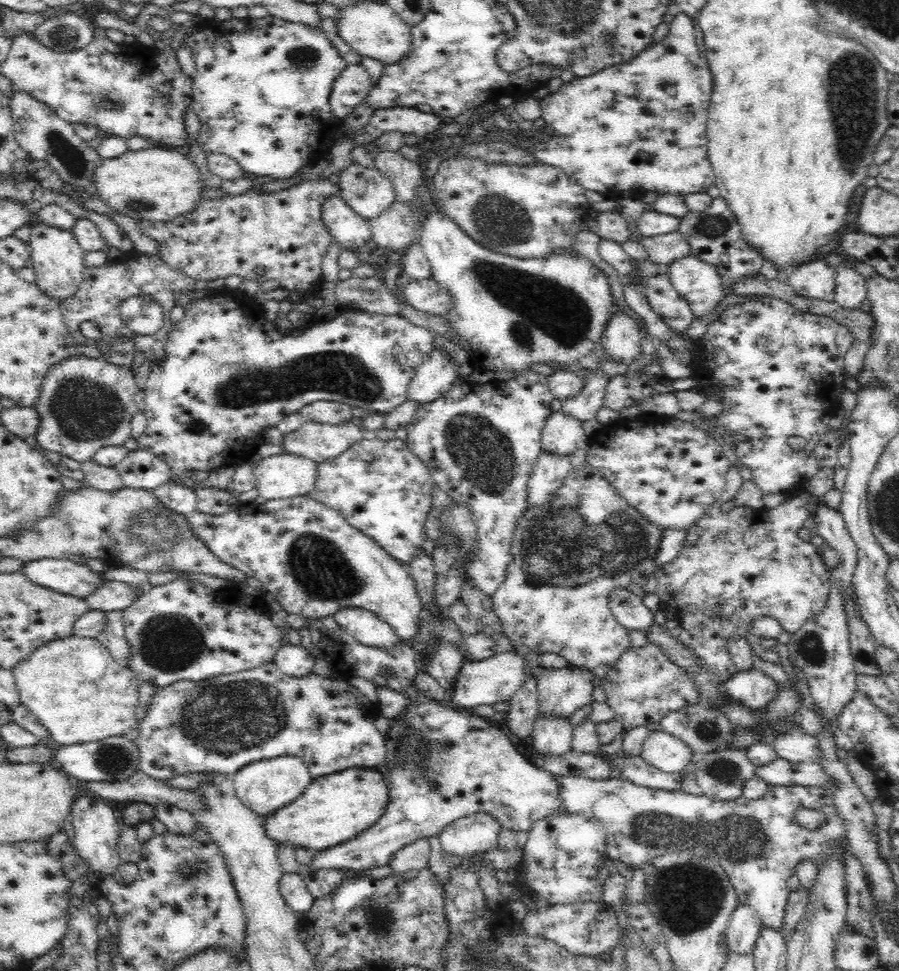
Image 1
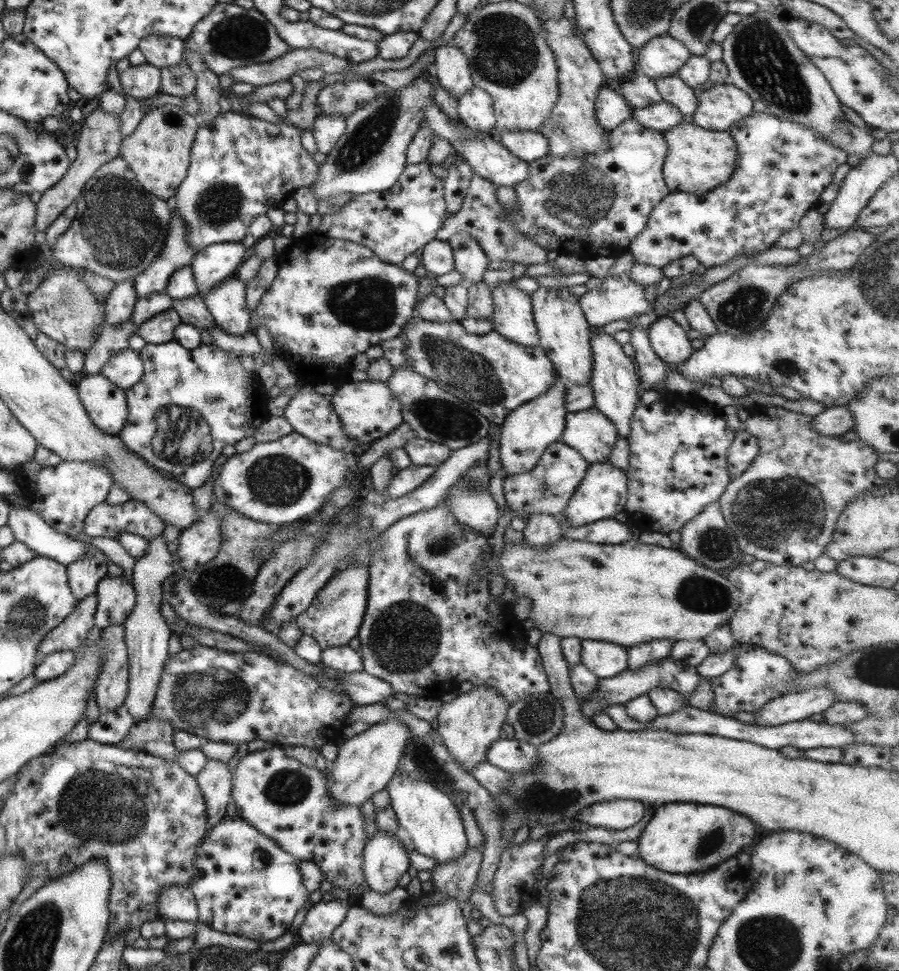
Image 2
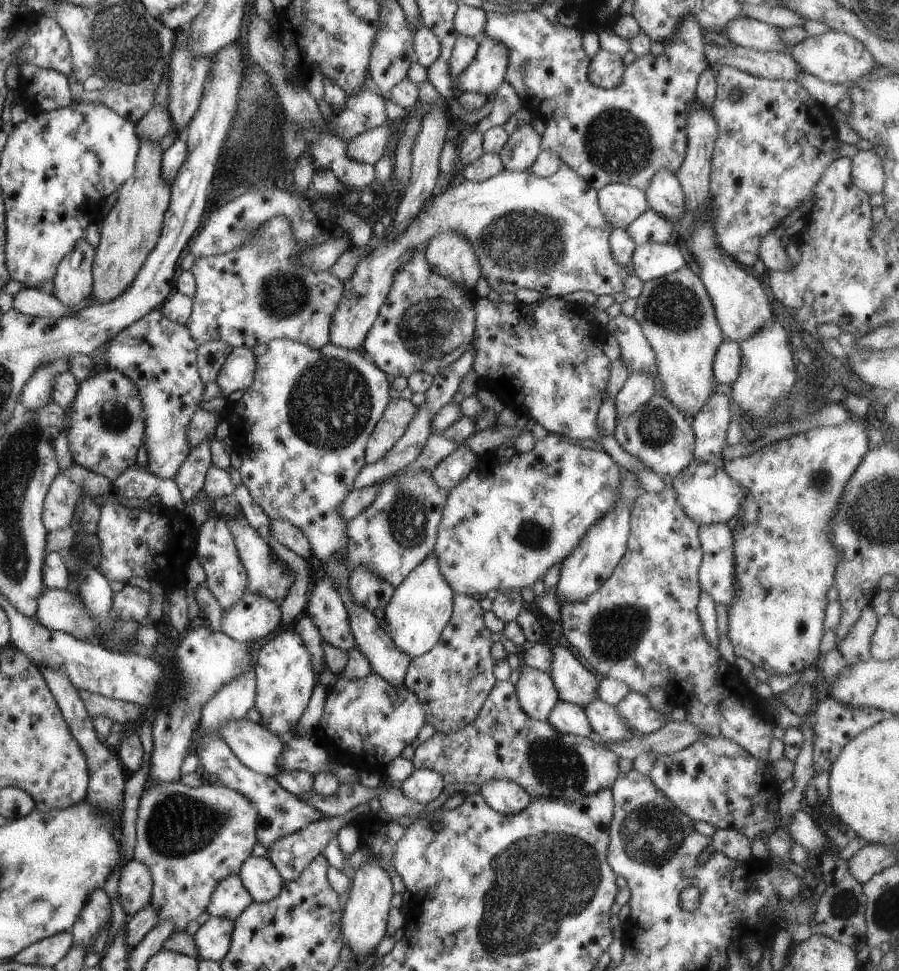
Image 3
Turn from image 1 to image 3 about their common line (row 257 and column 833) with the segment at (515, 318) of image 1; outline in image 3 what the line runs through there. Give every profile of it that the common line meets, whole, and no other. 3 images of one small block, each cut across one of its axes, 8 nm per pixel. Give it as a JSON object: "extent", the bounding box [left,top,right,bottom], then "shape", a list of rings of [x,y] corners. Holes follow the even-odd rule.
{"extent":[721,417,867,674],"shape":[[[851,417],[845,424],[841,426],[821,426],[813,430],[806,430],[799,434],[782,438],[776,443],[768,444],[759,450],[753,451],[751,454],[735,458],[730,462],[725,462],[725,466],[721,464],[723,470],[729,475],[731,480],[735,480],[746,488],[746,492],[756,502],[758,508],[757,519],[751,523],[744,523],[739,531],[731,531],[733,538],[733,560],[735,560],[735,582],[733,582],[733,602],[726,607],[727,613],[727,634],[731,646],[733,646],[734,655],[745,658],[755,668],[765,670],[767,674],[793,674],[793,672],[802,672],[805,666],[812,664],[819,656],[819,642],[824,633],[822,625],[824,619],[825,608],[827,608],[828,600],[825,598],[827,589],[834,584],[834,572],[837,568],[837,550],[831,542],[831,528],[829,528],[829,520],[839,504],[839,498],[843,494],[843,488],[849,480],[849,476],[855,472],[857,464],[861,462],[863,456],[867,452],[867,430],[866,425],[858,418]]]}

